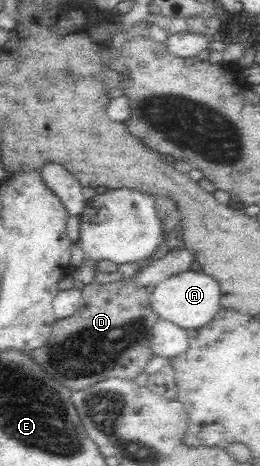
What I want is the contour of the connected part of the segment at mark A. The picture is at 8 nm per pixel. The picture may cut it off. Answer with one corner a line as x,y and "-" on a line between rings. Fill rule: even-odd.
187,270
165,278
154,285
150,294
152,310
160,320
166,320
183,330
198,329
213,320
220,310
220,287
213,277
201,270

